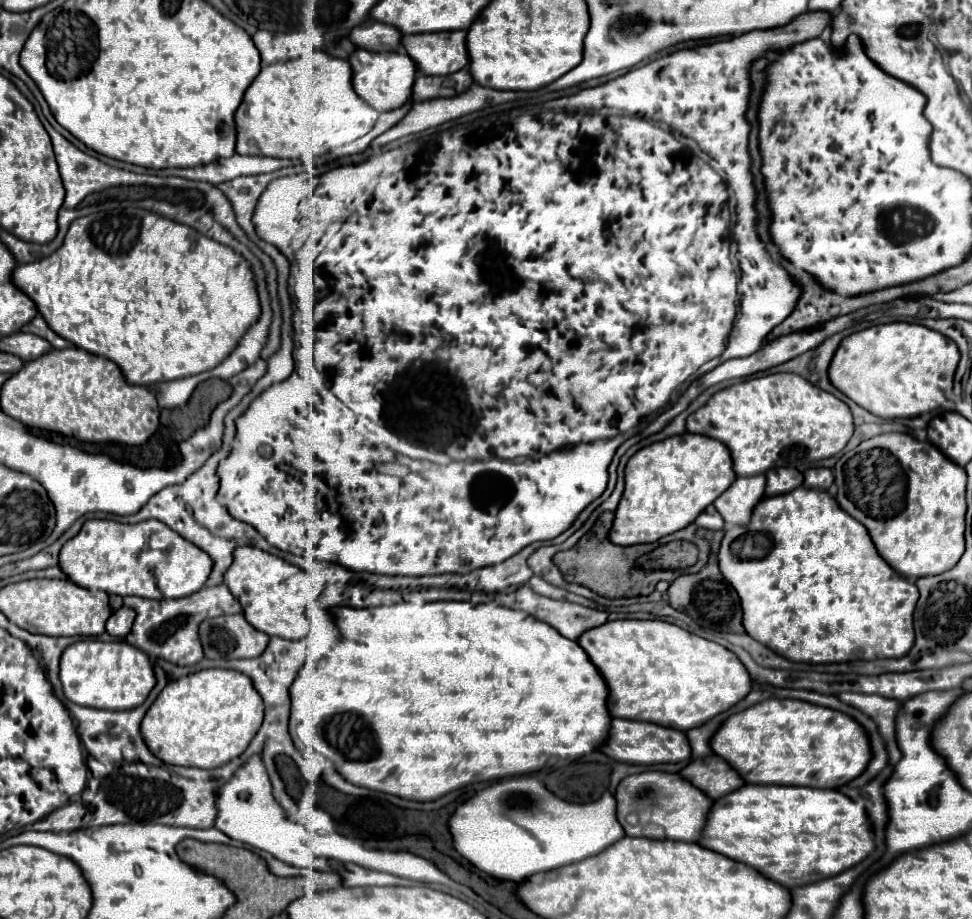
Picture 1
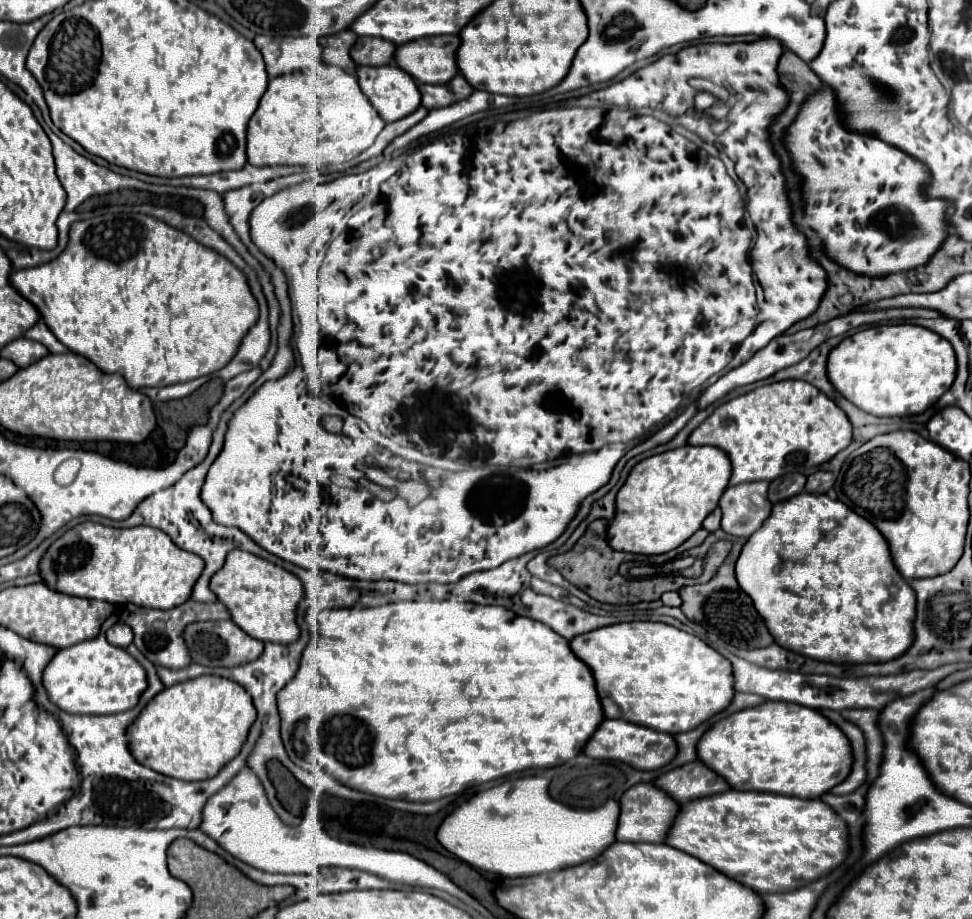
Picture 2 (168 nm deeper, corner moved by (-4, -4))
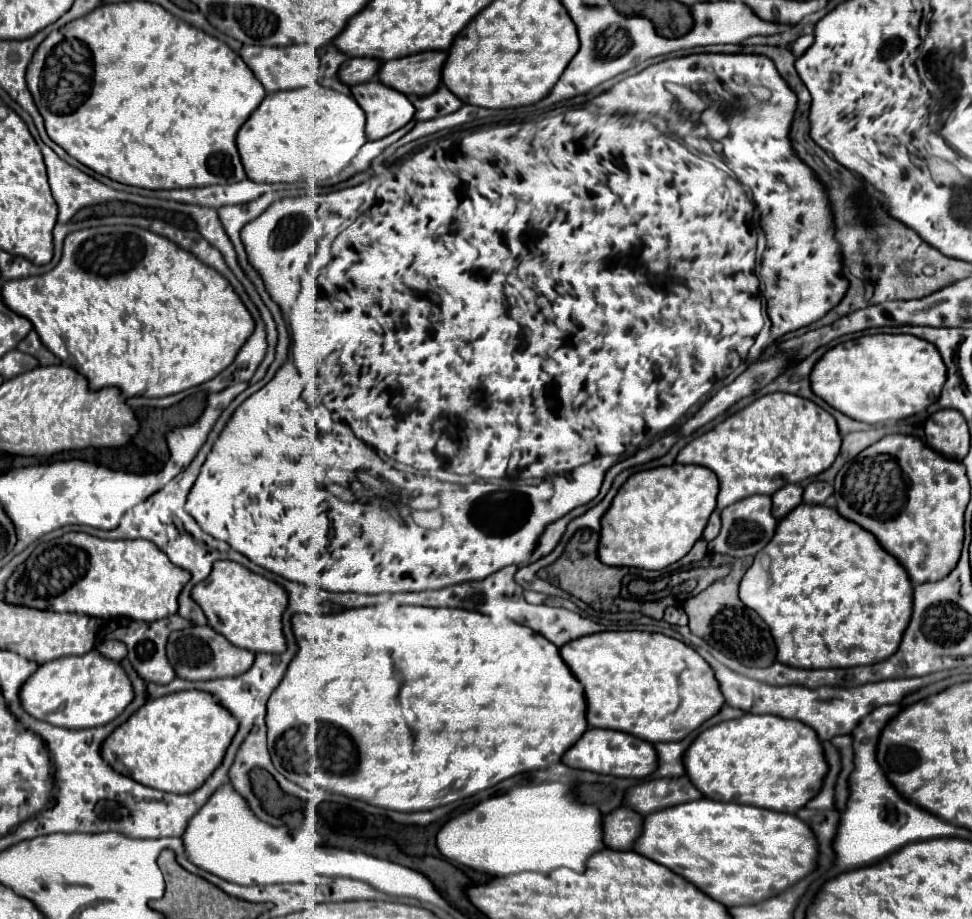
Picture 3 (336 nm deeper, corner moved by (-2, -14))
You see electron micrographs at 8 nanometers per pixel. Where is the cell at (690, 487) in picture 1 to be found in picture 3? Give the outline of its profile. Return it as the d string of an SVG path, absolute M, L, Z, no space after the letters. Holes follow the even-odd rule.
M674 463L670 467L654 467L654 469L634 473L620 487L606 515L602 515L598 559L610 567L638 567L646 571L658 571L676 563L702 537L708 517L716 509L716 495L718 495L716 475L710 469L700 465Z

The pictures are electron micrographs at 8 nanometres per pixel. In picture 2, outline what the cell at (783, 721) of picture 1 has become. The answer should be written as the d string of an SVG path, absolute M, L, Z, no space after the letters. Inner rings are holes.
M766 701L714 723L698 743L698 757L738 791L772 791L814 799L840 785L852 771L848 737L816 709Z

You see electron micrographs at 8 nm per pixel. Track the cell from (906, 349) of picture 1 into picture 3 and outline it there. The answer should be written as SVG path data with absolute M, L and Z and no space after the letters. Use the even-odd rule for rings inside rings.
M862 335L838 343L814 365L812 391L836 411L864 423L906 419L932 405L946 381L946 365L938 349L914 335Z

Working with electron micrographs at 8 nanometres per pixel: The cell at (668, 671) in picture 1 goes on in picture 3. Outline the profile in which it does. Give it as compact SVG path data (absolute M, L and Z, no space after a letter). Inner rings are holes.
M602 631L566 643L560 655L584 687L586 721L593 728L626 731L650 743L680 741L724 705L712 667L694 649L662 633Z

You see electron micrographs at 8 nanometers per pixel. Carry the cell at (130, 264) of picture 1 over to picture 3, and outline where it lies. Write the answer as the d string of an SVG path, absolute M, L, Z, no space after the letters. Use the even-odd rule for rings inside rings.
M132 225L92 227L92 229L82 229L82 231L70 233L64 239L64 251L62 251L60 263L42 277L6 281L2 285L2 301L6 303L6 307L10 311L14 311L20 317L26 317L32 323L36 333L40 335L40 341L44 343L44 347L50 353L54 353L56 357L60 357L62 363L66 363L66 365L74 367L78 373L82 373L88 379L88 387L92 391L102 389L102 387L118 387L124 397L138 397L138 395L142 395L142 397L166 397L166 395L174 395L174 393L186 391L190 387L196 387L196 385L202 385L202 383L214 379L220 371L224 371L234 361L236 353L240 351L244 341L254 331L252 315L248 313L248 309L242 305L240 297L234 293L232 285L222 275L218 275L214 269L210 269L204 263L200 263L198 259L194 259L194 255L180 249L170 239L156 235L148 229L132 227Z

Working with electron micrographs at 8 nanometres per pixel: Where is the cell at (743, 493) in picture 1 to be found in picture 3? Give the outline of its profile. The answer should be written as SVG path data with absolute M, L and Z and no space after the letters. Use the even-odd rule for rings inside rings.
M752 495L746 497L722 511L722 531L720 535L708 543L710 553L722 553L730 557L748 557L762 551L772 539L776 529L776 519L772 517L772 501L768 495Z

